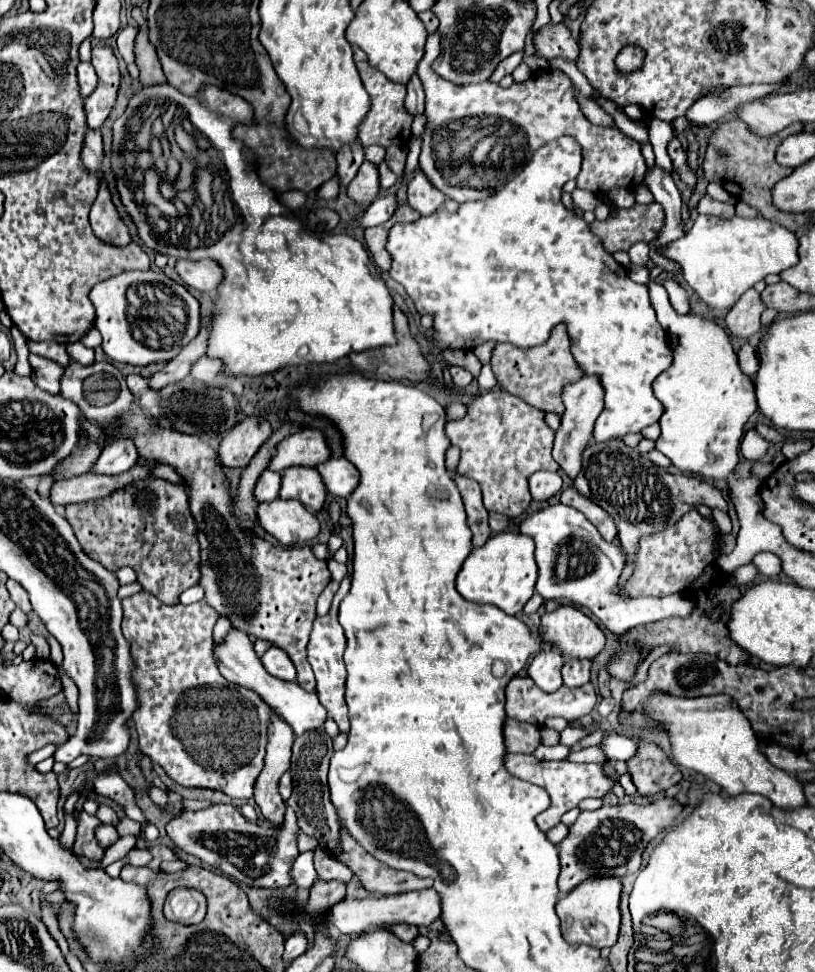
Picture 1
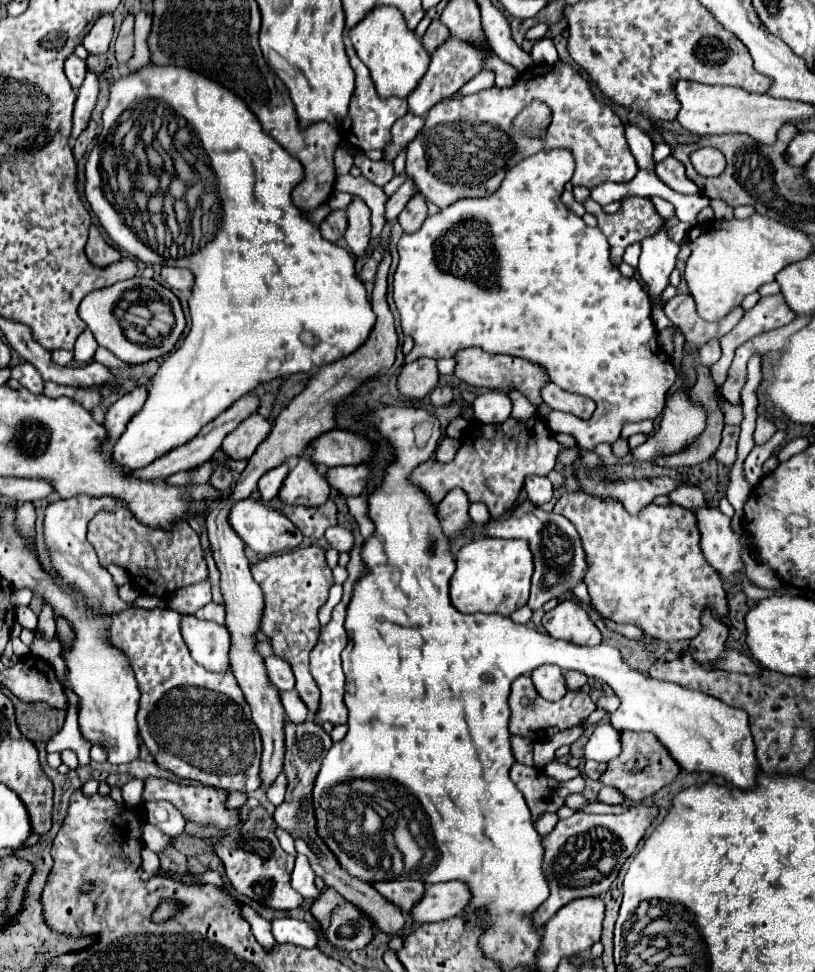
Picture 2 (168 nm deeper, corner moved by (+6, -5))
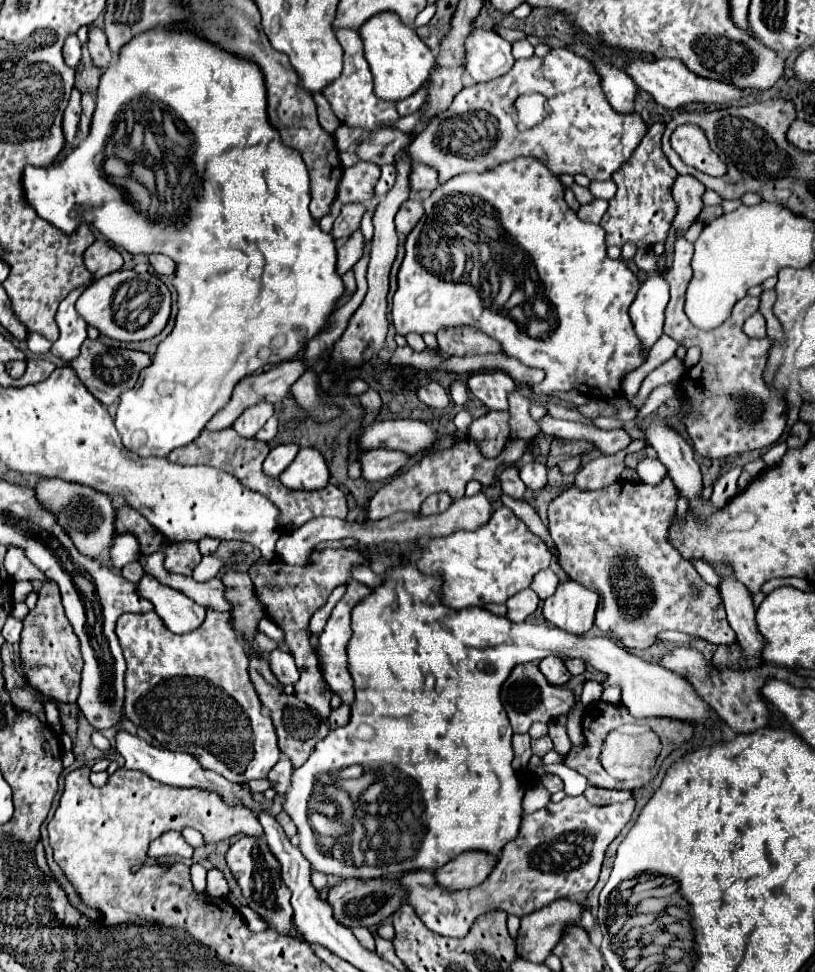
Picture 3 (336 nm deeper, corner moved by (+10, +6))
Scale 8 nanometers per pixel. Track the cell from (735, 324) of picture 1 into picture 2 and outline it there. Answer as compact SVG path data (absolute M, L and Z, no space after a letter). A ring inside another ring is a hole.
M719 340L707 342L707 344L699 350L699 362L705 364L705 366L713 366L713 364L719 360L719 356L721 356L721 350L719 350L719 348L721 348L721 346L719 346Z

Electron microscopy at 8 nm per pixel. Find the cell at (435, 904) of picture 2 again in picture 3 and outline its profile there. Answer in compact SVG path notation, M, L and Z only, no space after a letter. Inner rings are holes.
M461 853L435 871L435 881L449 893L471 889L473 885L485 881L485 877L491 873L493 863L497 863L497 859L489 857L487 853Z

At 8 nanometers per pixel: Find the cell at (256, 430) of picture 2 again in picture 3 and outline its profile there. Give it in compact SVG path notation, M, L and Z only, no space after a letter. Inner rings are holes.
M257 403L257 405L249 407L245 413L241 413L241 417L233 423L233 429L241 437L251 439L267 423L267 419L271 415L273 415L273 405L269 405L269 403Z

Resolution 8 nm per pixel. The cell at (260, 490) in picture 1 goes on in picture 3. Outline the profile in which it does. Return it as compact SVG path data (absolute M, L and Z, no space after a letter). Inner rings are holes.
M279 445L279 447L271 449L263 463L263 473L267 477L279 477L283 473L283 469L291 465L297 451L299 451L297 445Z

